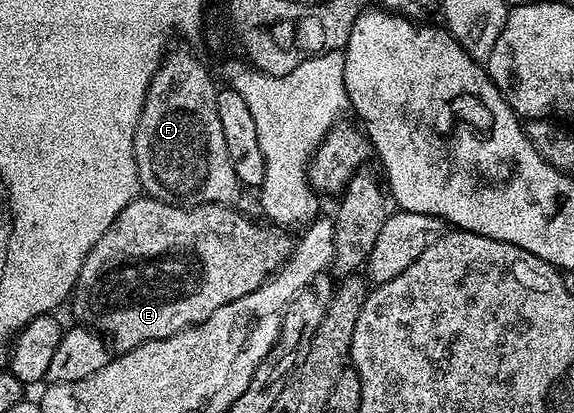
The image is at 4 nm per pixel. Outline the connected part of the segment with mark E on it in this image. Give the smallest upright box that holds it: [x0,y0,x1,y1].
[70,195,294,354]

